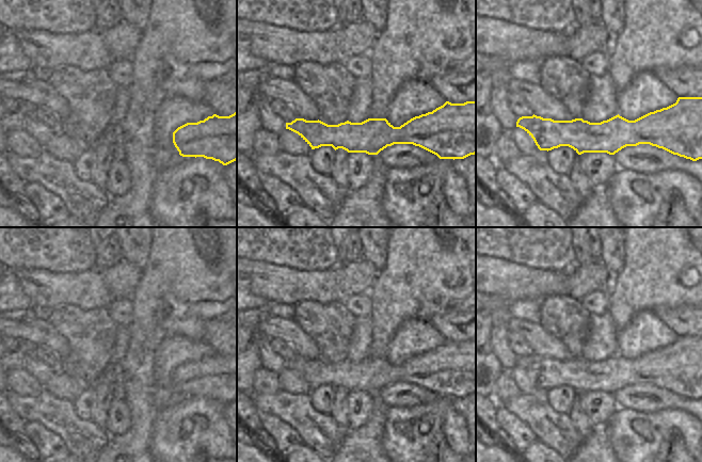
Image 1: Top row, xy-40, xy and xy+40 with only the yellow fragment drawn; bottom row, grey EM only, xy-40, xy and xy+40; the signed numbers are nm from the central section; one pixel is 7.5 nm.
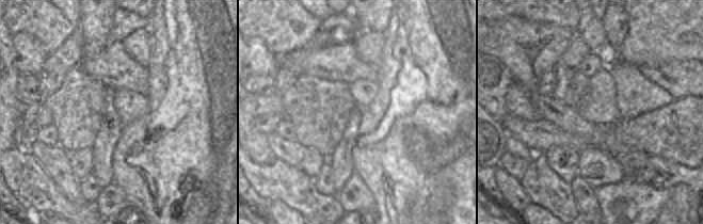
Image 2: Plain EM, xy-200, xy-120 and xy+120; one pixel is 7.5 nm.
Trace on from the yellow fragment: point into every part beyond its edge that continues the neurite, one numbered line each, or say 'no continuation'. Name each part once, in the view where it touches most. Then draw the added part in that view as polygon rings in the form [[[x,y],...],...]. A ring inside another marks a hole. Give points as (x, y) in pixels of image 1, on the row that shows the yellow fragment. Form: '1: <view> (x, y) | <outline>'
no continuation

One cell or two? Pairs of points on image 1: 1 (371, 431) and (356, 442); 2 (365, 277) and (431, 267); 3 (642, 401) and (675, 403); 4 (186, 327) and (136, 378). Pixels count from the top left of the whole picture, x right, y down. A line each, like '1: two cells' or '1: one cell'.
1: one cell
2: two cells
3: one cell
4: one cell

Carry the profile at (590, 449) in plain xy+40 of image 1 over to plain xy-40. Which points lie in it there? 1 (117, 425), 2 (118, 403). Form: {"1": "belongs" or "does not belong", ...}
{"1": "does not belong", "2": "does not belong"}

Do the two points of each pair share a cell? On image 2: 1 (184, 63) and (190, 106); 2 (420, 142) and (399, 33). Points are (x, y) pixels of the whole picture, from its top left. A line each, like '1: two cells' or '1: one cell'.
1: one cell
2: two cells

